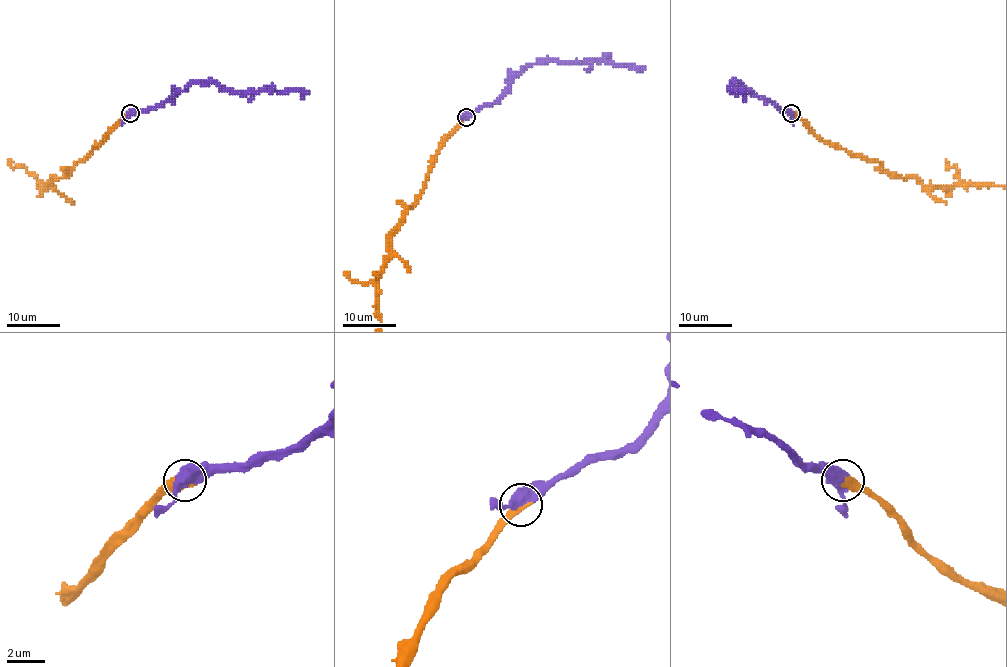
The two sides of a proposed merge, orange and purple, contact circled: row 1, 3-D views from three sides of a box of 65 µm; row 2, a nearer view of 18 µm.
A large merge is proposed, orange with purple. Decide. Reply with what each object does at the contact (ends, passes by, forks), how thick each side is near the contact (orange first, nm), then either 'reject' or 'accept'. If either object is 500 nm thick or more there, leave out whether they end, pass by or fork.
440/600 nm | accept

